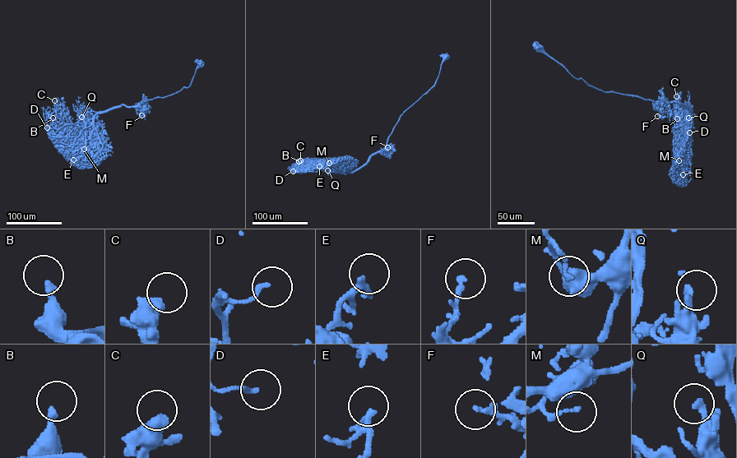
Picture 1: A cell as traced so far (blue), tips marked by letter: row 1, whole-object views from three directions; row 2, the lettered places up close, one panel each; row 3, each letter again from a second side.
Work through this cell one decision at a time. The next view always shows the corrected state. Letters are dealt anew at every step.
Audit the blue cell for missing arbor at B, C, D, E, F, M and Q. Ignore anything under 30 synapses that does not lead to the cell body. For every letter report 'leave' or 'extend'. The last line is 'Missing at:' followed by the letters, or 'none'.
B: extend
C: extend
D: leave
E: extend
F: leave
M: leave
Q: leave
Missing at: B, C, E

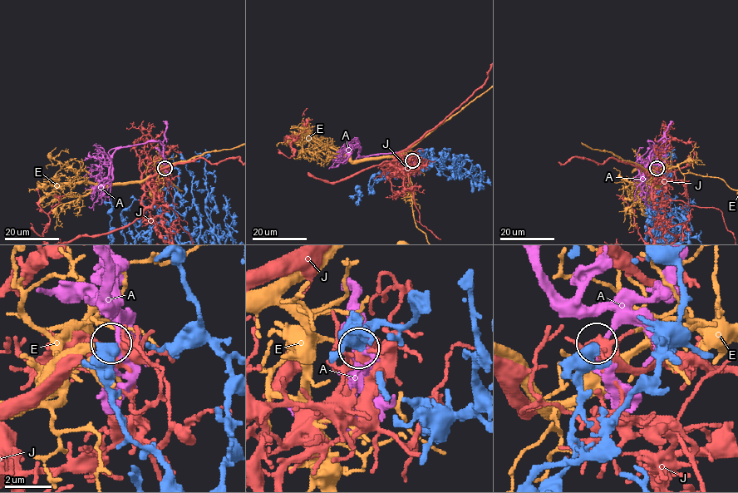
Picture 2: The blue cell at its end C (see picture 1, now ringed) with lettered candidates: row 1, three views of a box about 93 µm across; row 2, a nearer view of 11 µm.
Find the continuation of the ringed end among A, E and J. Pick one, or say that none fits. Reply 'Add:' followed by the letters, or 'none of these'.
Add: none of these

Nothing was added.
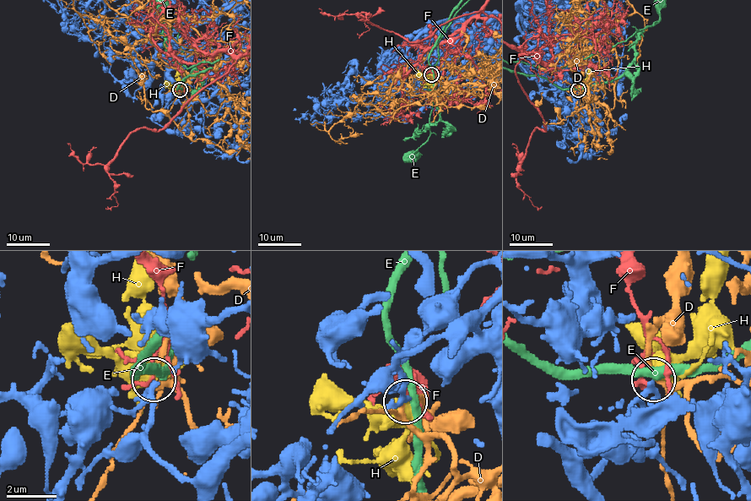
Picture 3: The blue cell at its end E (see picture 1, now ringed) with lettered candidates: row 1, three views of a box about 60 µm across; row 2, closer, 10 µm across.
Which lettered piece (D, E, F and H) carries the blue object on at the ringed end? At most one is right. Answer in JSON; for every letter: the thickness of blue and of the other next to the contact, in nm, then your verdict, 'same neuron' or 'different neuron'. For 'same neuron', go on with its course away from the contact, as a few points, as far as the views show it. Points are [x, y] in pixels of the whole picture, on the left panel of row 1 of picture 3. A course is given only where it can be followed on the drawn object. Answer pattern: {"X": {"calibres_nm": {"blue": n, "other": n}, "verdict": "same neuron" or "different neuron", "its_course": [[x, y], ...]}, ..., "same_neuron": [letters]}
{"D": {"calibres_nm": {"blue": 200, "other": 170}, "verdict": "different neuron"}, "E": {"calibres_nm": {"blue": 200, "other": 320}, "verdict": "different neuron"}, "F": {"calibres_nm": {"blue": 240, "other": 100}, "verdict": "different neuron"}, "H": {"calibres_nm": {"blue": 200, "other": 360}, "verdict": "same neuron"}, "same_neuron": ["H"]}

